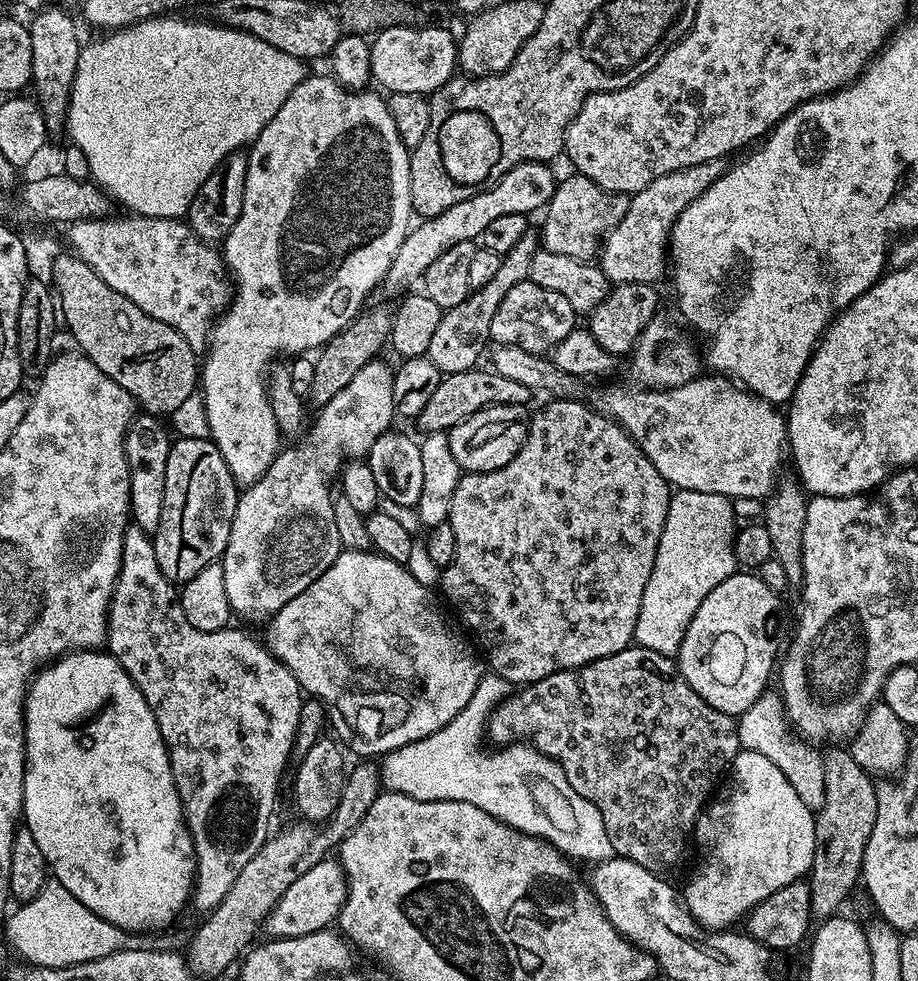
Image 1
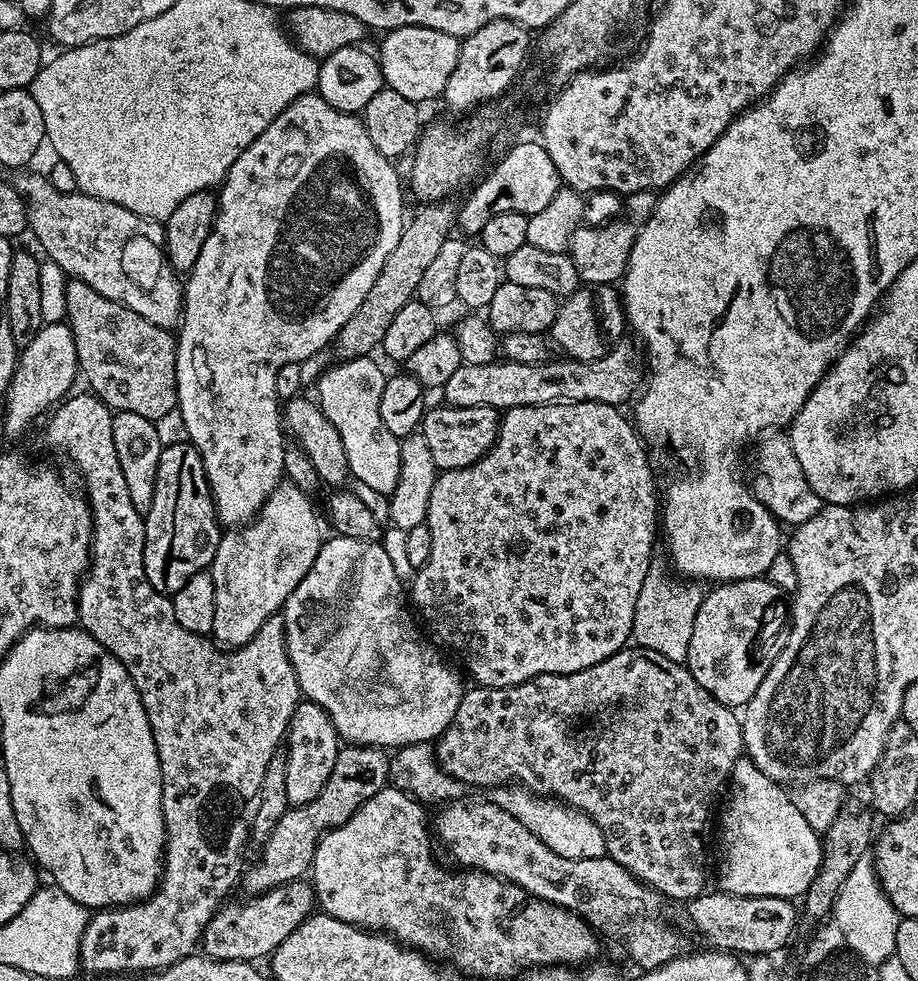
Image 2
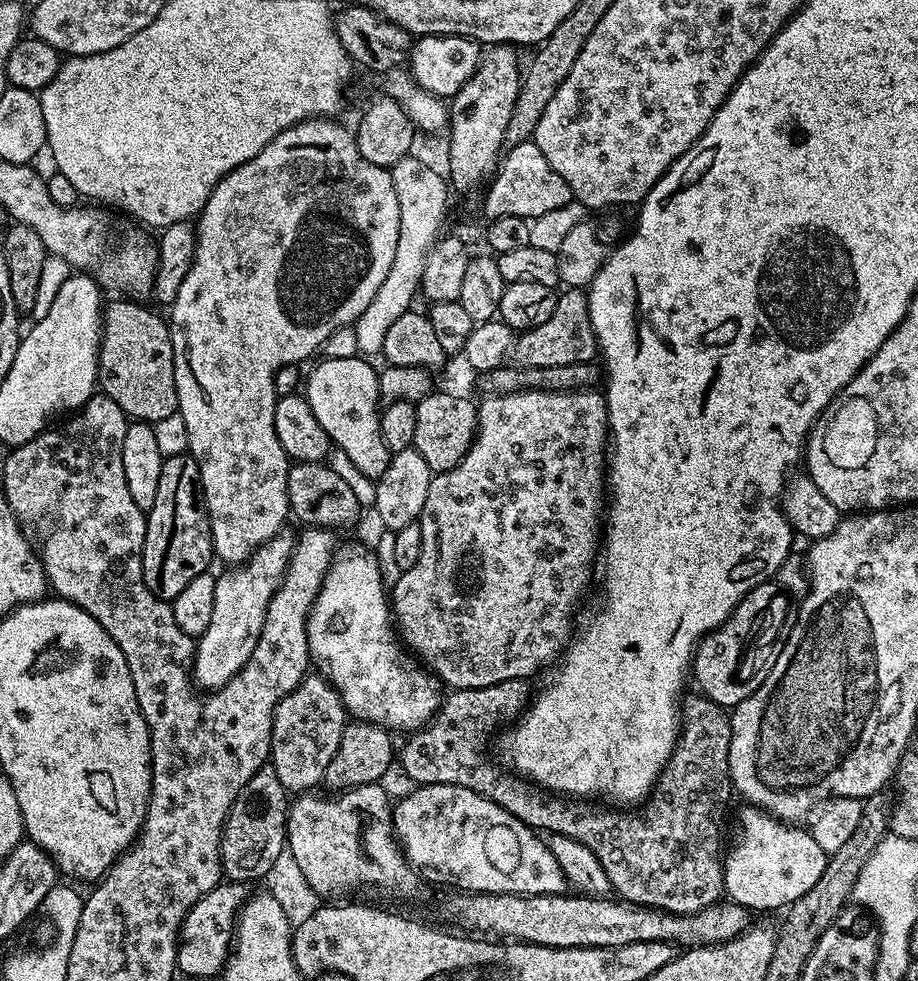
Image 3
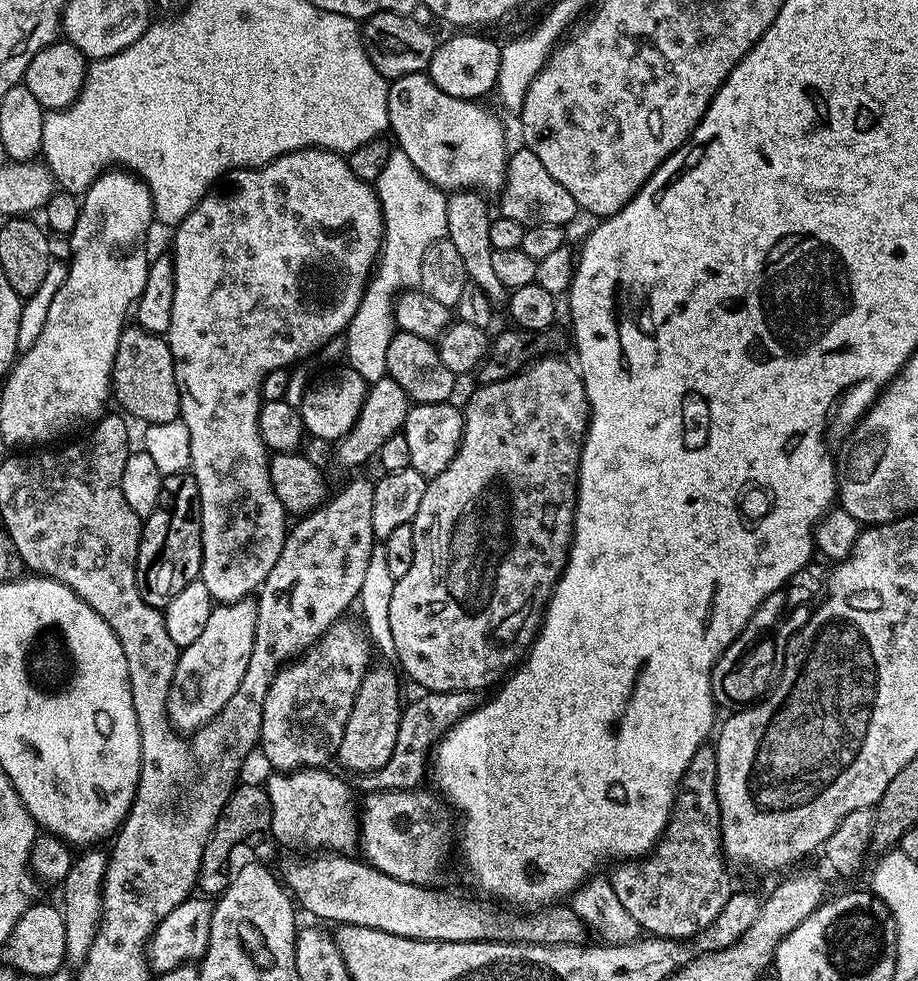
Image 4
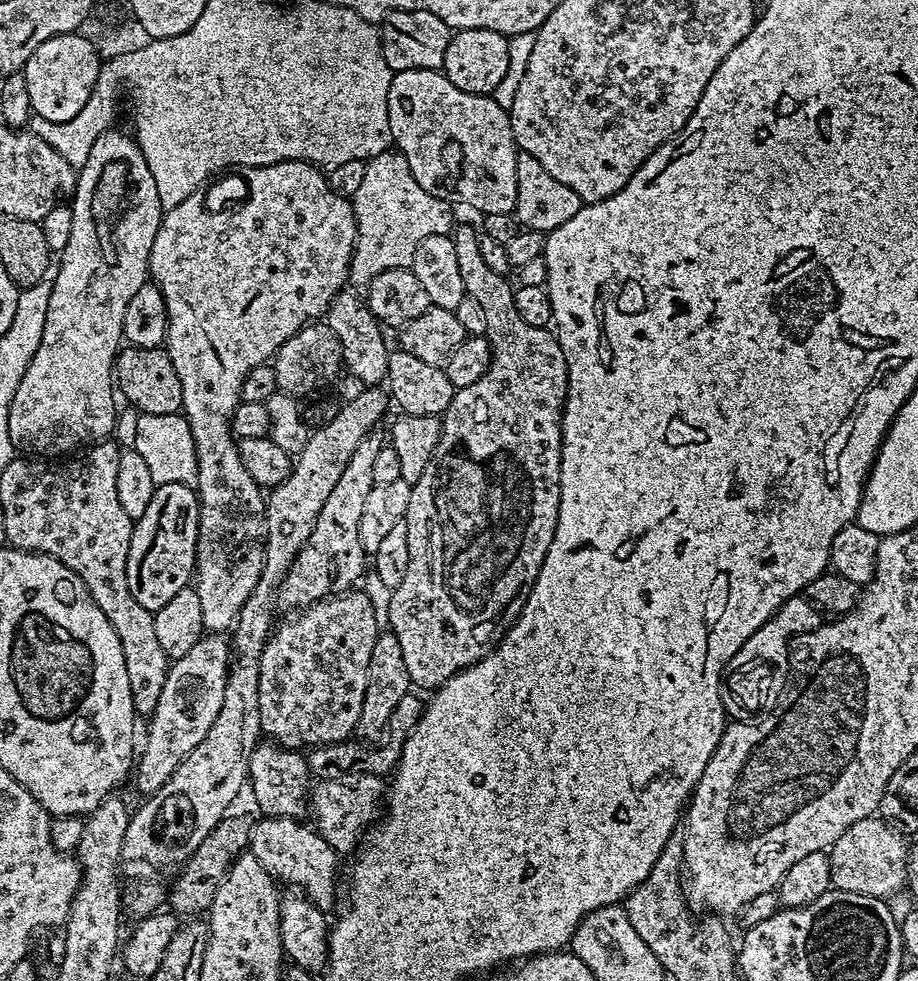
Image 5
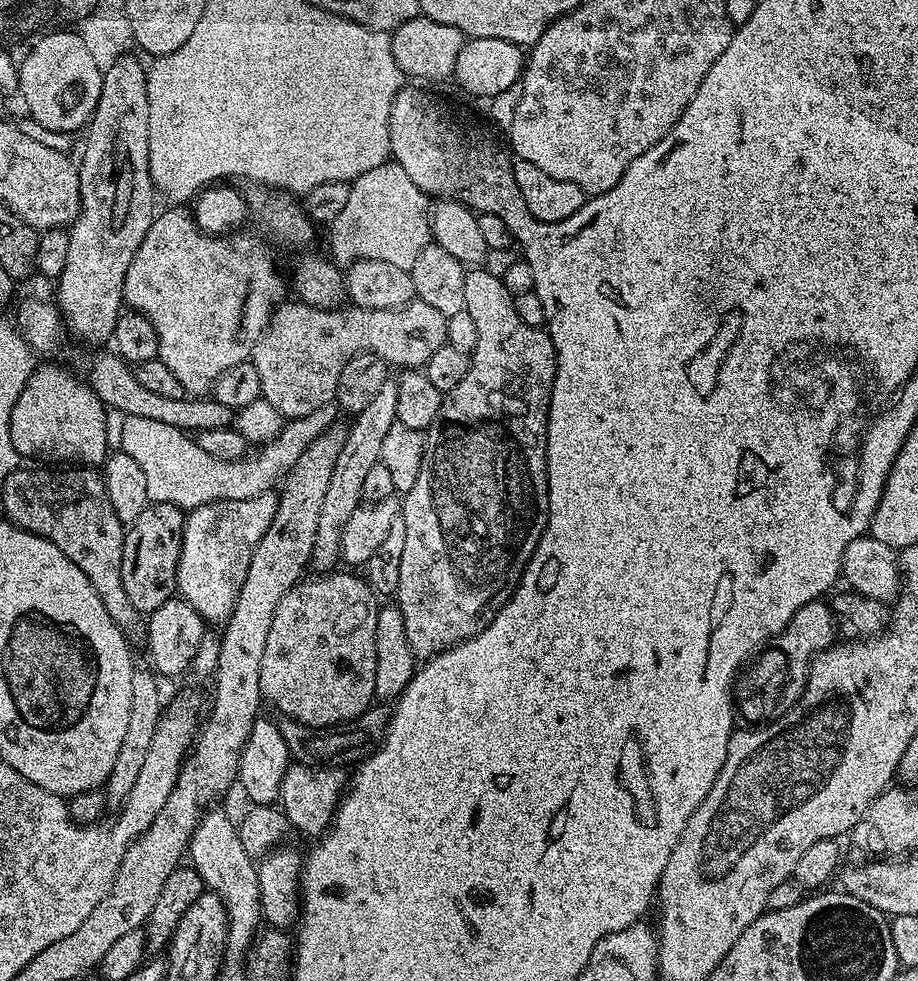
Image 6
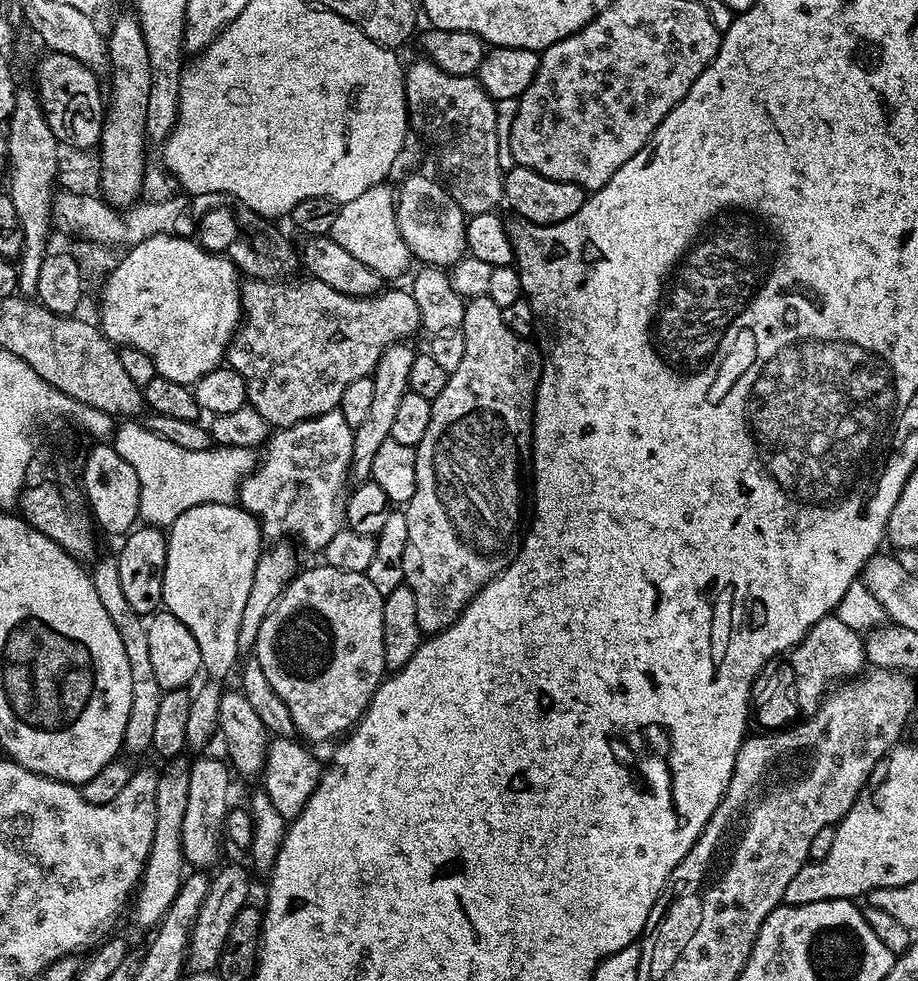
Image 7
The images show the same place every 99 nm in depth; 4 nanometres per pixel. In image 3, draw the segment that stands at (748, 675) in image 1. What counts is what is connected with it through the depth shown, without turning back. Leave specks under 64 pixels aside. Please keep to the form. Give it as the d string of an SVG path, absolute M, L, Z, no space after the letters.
M779 583L759 584L754 590L747 592L742 602L738 602L738 606L728 615L726 623L708 633L696 649L694 680L696 676L697 682L700 683L699 691L724 710L731 710L746 698L750 698L750 694L754 694L754 690L762 686L762 682L768 677L769 670L772 669L772 663L778 658L784 640L788 636L793 616L793 601Z

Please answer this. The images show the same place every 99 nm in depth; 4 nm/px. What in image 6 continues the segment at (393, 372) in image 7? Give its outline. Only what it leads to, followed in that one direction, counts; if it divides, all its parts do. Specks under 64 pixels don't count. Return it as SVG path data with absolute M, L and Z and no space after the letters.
M387 378L379 387L378 394L371 399L367 407L357 413L352 425L347 425L342 450L338 450L338 462L334 462L334 474L330 474L330 486L326 490L326 498L322 498L322 510L318 514L318 534L314 538L311 567L316 570L332 570L341 563L340 543L343 528L350 522L350 514L361 507L362 485L368 471L380 463L382 441L386 438L390 426L396 424L398 410L398 386L396 380Z

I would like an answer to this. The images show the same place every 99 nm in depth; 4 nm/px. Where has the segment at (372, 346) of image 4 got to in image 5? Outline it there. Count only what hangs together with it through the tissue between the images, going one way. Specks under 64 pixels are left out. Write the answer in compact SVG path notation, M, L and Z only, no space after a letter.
M389 150L372 157L365 163L362 183L350 198L352 209L355 212L356 222L356 249L352 253L351 266L348 269L349 285L356 290L367 289L376 275L390 271L390 269L411 269L414 253L418 245L425 238L435 234L449 235L454 228L453 205L447 200L434 198L426 193L422 186L415 181L410 173L410 164L399 150Z

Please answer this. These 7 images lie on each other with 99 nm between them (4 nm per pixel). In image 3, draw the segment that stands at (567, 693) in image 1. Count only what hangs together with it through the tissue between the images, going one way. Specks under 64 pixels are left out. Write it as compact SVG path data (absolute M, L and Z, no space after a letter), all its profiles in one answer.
M507 680L506 682L498 682L494 686L482 686L481 688L458 688L449 691L447 695L440 701L440 708L436 715L428 721L422 728L417 728L415 732L407 737L408 741L404 744L404 749L398 752L398 768L405 772L413 781L413 785L422 784L457 784L458 786L466 786L470 790L474 790L478 794L482 794L486 798L490 798L498 806L502 806L506 810L510 810L510 814L518 817L523 824L527 824L533 830L541 830L545 828L548 834L558 836L569 836L571 840L582 842L582 846L586 846L594 854L594 858L598 858L598 862L602 862L602 870L606 874L606 878L612 884L612 892L619 899L629 904L641 904L647 908L660 908L663 912L672 912L675 916L693 916L696 912L706 910L710 905L717 903L725 895L724 890L724 865L722 863L722 848L720 852L720 823L724 820L724 807L728 804L728 792L730 793L730 781L728 778L728 755L730 754L730 734L732 733L731 719L722 711L719 704L715 704L703 694L695 694L683 701L682 704L682 723L680 725L680 737L676 740L676 748L672 752L671 758L668 760L667 766L660 772L660 777L656 779L656 787L652 789L652 795L648 797L646 803L639 810L612 810L616 812L603 812L600 808L591 808L588 802L569 802L564 798L557 798L555 795L549 794L547 791L541 790L537 785L529 782L527 779L521 778L515 774L509 774L503 767L494 765L488 761L488 756L484 751L490 748L490 741L493 739L497 730L503 729L509 722L515 721L517 717L523 713L524 709L530 703L530 691L528 692L529 681L523 680Z

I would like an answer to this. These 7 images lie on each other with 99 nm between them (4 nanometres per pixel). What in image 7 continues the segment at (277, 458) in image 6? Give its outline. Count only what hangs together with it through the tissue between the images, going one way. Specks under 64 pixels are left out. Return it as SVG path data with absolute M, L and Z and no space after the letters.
M124 422L115 429L114 447L138 474L140 520L145 525L167 529L180 514L203 503L230 504L237 499L240 484L252 475L258 463L253 449L213 446L204 450L186 450L148 429L142 422Z

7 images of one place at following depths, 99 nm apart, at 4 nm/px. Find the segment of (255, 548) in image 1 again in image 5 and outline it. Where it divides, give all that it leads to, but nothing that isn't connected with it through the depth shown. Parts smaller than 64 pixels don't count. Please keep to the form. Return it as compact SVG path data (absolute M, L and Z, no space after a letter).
M205 634L190 650L190 654L182 654L182 658L171 661L166 682L162 686L162 694L158 694L158 706L152 713L148 724L148 741L144 744L144 749L139 749L138 763L134 768L134 780L144 791L144 794L154 794L166 786L170 774L182 766L186 754L210 734L210 726L214 726L214 718L218 718L218 710L222 710L222 694L226 694L226 678L228 677L228 661L230 659L230 640L224 634Z

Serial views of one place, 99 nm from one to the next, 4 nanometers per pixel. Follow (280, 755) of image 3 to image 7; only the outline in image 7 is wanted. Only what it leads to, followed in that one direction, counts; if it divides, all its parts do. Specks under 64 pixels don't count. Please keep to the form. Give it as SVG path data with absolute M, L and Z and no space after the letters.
M319 567L297 571L270 614L266 614L266 622L262 622L262 630L258 630L254 645L258 666L262 666L270 686L274 686L274 694L286 702L297 733L305 741L328 740L331 736L347 733L364 715L376 687L386 676L382 646L385 597L378 594L378 589L365 573Z

